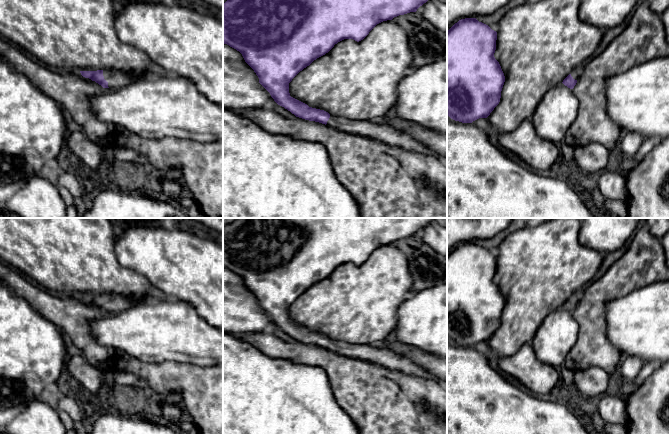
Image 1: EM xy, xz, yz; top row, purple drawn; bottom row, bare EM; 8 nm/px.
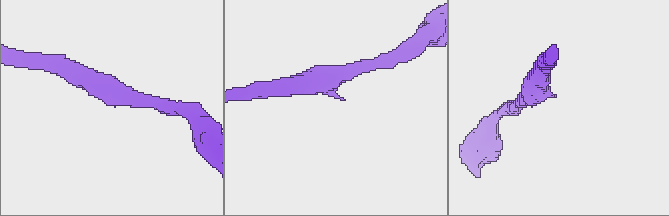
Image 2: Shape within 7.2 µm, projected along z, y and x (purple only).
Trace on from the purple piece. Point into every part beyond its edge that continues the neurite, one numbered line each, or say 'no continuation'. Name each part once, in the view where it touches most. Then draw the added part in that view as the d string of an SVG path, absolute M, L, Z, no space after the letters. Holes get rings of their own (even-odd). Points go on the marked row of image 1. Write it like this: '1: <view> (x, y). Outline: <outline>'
1: xy (116, 79). Outline: M103 70L104 79L108 82L108 87L118 89L136 81L149 77L149 73L124 73L120 71Z

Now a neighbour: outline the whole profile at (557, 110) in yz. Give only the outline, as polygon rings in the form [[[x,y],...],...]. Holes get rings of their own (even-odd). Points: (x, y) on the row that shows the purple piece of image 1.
[[[563,83],[548,90],[540,100],[531,120],[536,133],[561,144],[578,115],[579,100]]]

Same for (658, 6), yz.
[[[647,0],[653,12],[661,16],[669,6],[669,0]]]

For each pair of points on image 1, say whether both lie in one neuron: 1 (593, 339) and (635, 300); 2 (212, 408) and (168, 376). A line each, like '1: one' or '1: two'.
1: two
2: one

